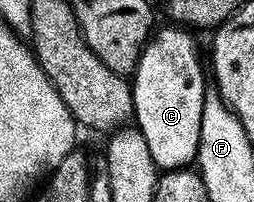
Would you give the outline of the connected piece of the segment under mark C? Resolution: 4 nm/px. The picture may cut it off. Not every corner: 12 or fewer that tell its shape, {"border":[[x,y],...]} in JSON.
{"border":[[190,32],[150,38],[131,79],[161,169],[196,160],[207,71]]}

